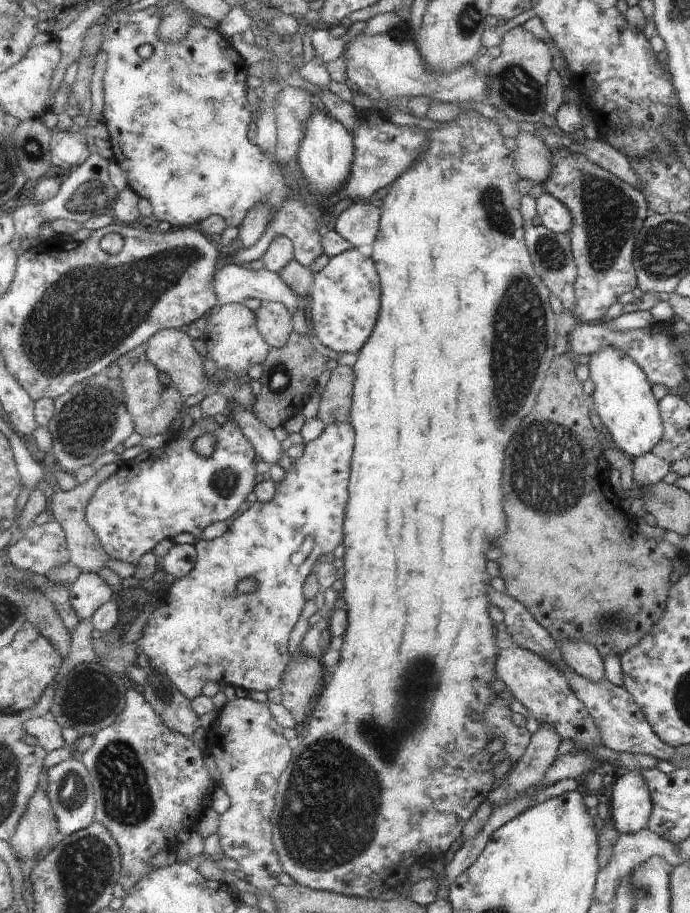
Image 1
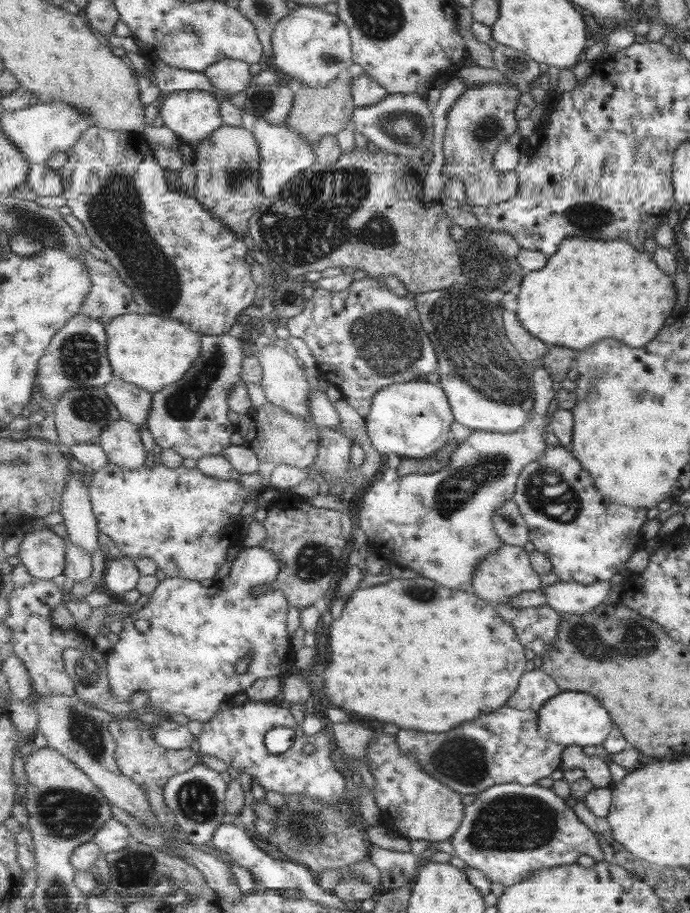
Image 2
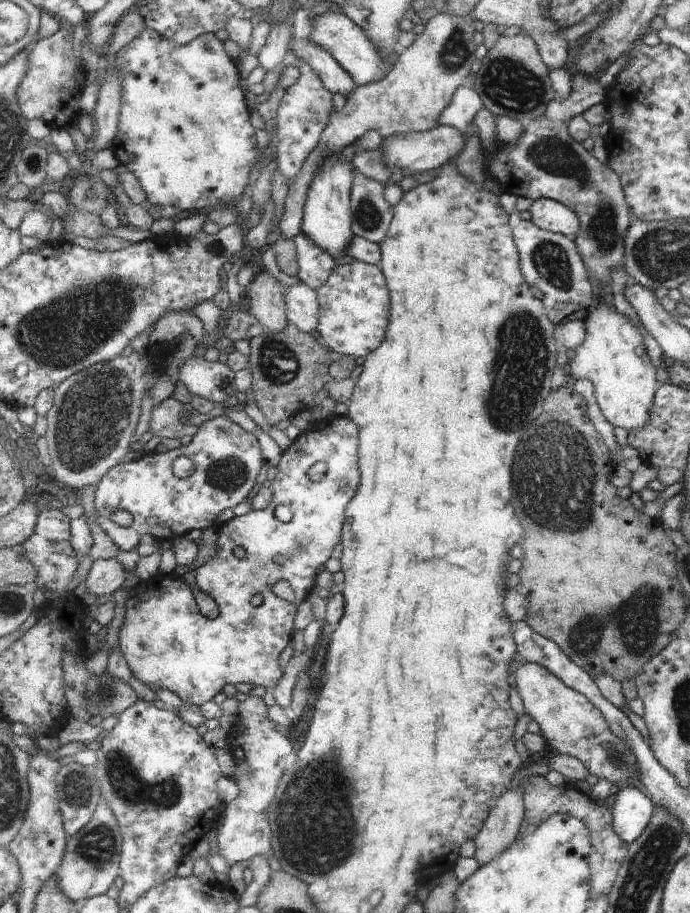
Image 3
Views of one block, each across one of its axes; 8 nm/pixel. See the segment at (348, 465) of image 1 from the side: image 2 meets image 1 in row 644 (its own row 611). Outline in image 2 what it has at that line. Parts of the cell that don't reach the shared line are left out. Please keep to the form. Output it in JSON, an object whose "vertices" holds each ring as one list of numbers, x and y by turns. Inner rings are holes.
{"vertices":[[248,547,241,550,237,558,227,567,225,571,217,578,214,586,205,588,201,586,199,581,184,579,181,577,163,579,159,583,159,587,149,596,147,604,125,618,122,618,123,629,120,632,119,642,112,646,111,650,107,653,108,659,108,677,109,684,112,686,110,690,112,696,121,702,130,702,131,695,134,692,143,691,148,694,147,704,145,710,152,710,153,712,161,712,165,714,184,714,189,720,200,720,201,722,209,722,214,715,221,710,221,702,227,702,228,698,235,696,237,692,246,692,256,680,262,678,280,677,284,678,290,674,290,670,295,666,295,651,291,647,291,636,287,634,287,612,291,607,285,594,277,588,273,589,273,584,277,580,281,572,281,565,277,560,276,554,267,548],[241,658,250,658,247,671,245,673,237,674,235,672,235,664]]}

